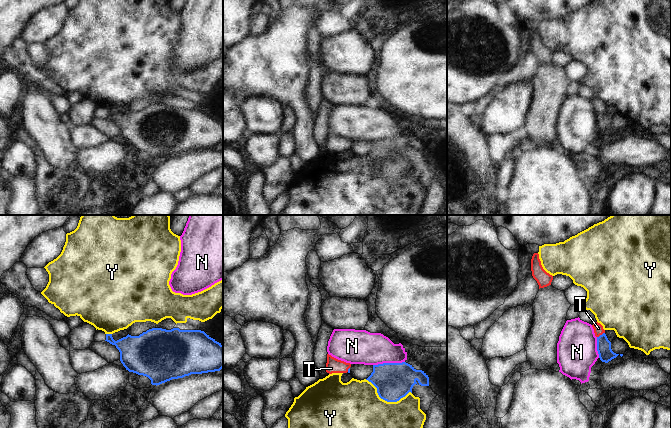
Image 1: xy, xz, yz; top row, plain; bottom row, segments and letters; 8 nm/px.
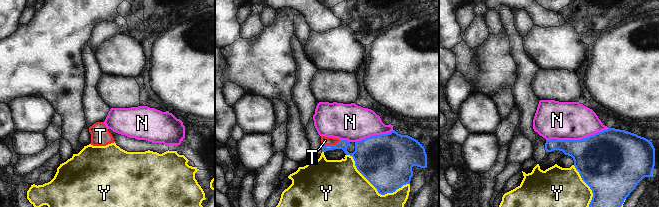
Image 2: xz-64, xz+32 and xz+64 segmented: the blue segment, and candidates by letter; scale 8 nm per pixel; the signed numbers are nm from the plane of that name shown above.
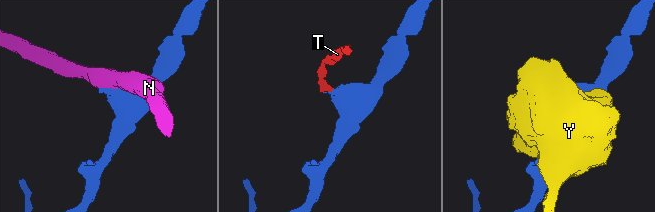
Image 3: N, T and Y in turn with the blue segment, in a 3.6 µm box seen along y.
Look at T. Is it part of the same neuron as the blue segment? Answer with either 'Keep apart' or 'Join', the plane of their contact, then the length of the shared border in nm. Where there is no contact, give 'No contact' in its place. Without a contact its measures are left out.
Join. Touches blue in yz. Shared border 80 nm.

